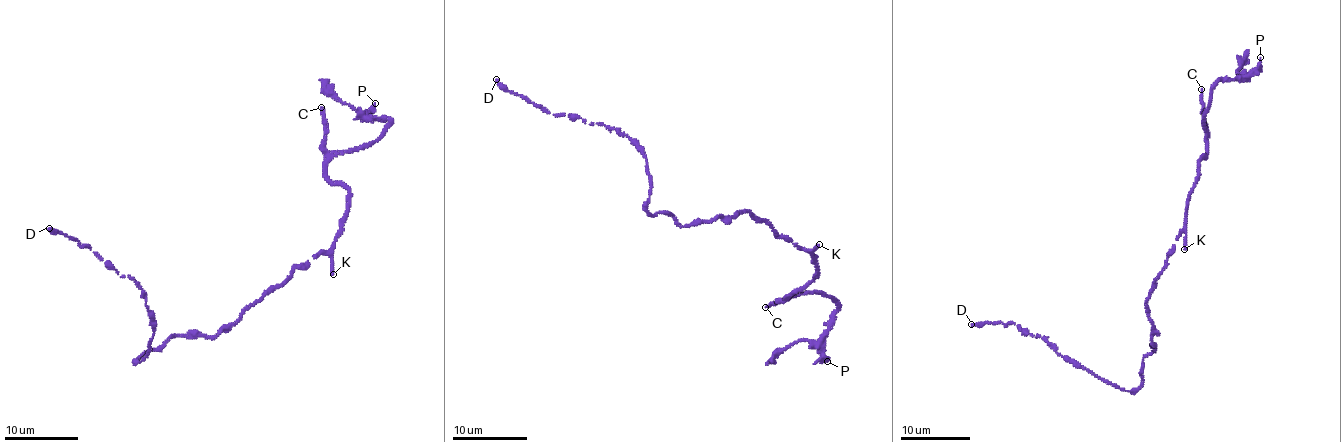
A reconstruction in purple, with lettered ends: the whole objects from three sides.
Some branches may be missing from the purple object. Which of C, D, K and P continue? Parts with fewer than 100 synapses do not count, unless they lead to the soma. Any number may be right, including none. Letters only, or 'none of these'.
C

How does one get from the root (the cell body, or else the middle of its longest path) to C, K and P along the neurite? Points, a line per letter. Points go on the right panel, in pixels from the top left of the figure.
C: (1148, 307), (1155, 278), (1182, 232), (1188, 195), (1197, 181), (1199, 162), (1207, 153), (1201, 89)
K: (1148, 307), (1155, 278), (1164, 266), (1176, 238), (1183, 231), (1184, 249)
P: (1148, 307), (1207, 153), (1210, 89), (1245, 77), (1260, 57)

